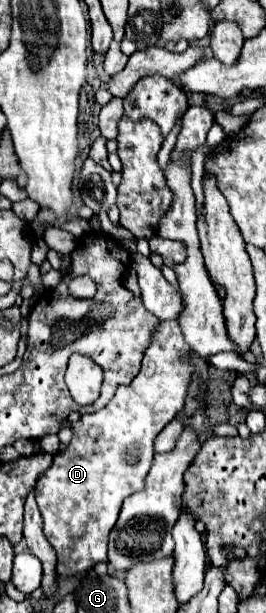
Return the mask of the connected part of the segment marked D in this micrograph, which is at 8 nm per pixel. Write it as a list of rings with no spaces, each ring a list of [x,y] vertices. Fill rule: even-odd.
[[[161,321],[159,331],[153,337],[151,347],[145,351],[143,367],[139,375],[127,387],[119,387],[113,399],[97,413],[83,415],[81,421],[71,425],[73,439],[65,451],[57,453],[51,467],[37,477],[35,501],[43,515],[43,533],[51,541],[57,553],[57,575],[71,577],[93,569],[97,563],[107,561],[107,537],[113,529],[121,503],[127,495],[141,491],[145,477],[153,461],[153,441],[163,431],[163,427],[183,409],[187,387],[191,383],[193,367],[187,365],[189,345],[183,339],[179,321]]]

